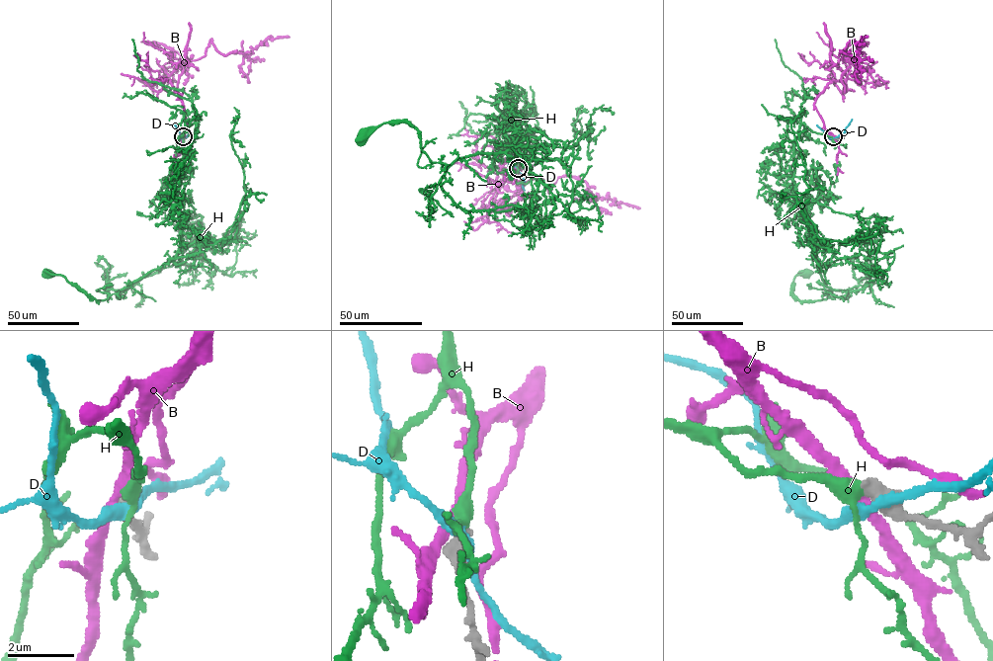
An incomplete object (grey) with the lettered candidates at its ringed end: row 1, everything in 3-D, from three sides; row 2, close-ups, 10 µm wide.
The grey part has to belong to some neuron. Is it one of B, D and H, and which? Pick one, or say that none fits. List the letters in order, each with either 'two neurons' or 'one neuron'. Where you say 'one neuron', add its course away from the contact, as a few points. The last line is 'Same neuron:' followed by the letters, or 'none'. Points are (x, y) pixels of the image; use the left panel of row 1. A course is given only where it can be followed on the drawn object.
B: two neurons
D: two neurons
H: one neuron; course (183, 136), (195, 123), (178, 196), (180, 247), (176, 255), (99, 301), (59, 275), (47, 273)
Same neuron: H

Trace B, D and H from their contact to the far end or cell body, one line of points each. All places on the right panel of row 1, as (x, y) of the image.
B: (833, 137), (815, 99), (833, 80), (846, 91), (842, 56), (854, 39), (840, 52), (857, 55), (868, 37)
D: (834, 137), (843, 133), (852, 119)
H: (833, 136), (800, 123), (794, 143), (794, 207), (830, 289), (826, 299), (792, 293), (793, 278), (808, 273)

